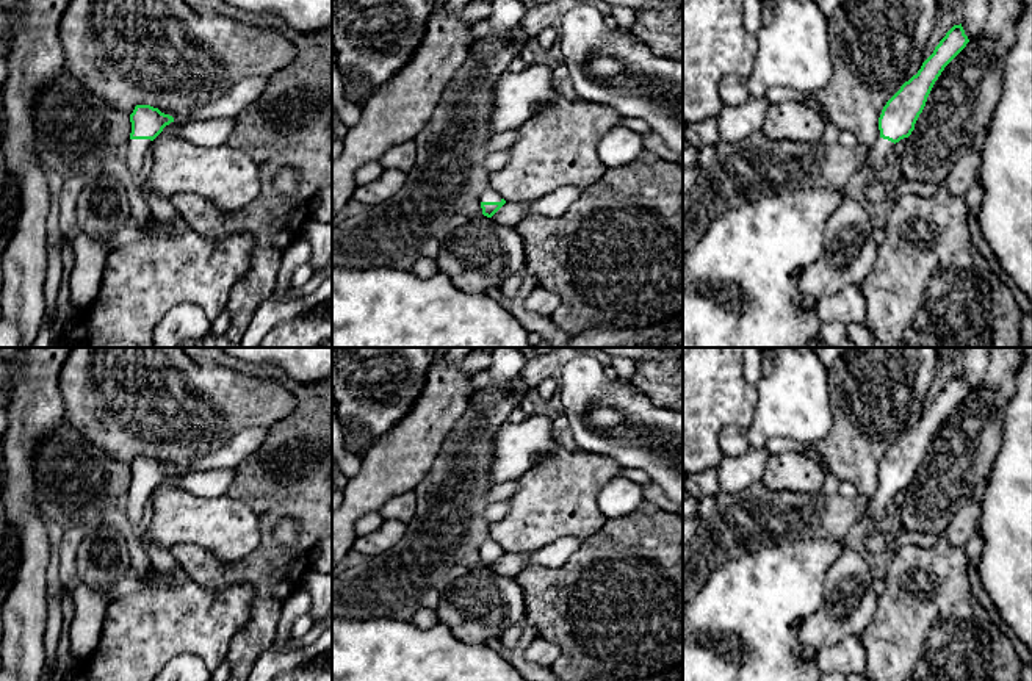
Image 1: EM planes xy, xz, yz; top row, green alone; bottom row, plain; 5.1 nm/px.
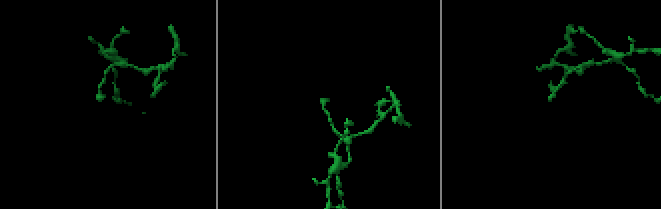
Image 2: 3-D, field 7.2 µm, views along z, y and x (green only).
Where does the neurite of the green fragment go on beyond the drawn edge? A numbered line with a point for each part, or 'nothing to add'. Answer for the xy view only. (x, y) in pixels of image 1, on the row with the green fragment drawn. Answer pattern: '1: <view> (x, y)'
1: xy (140, 151)

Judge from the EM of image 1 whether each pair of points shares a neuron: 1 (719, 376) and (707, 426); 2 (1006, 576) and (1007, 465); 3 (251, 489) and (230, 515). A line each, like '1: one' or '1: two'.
1: one
2: one
3: two

